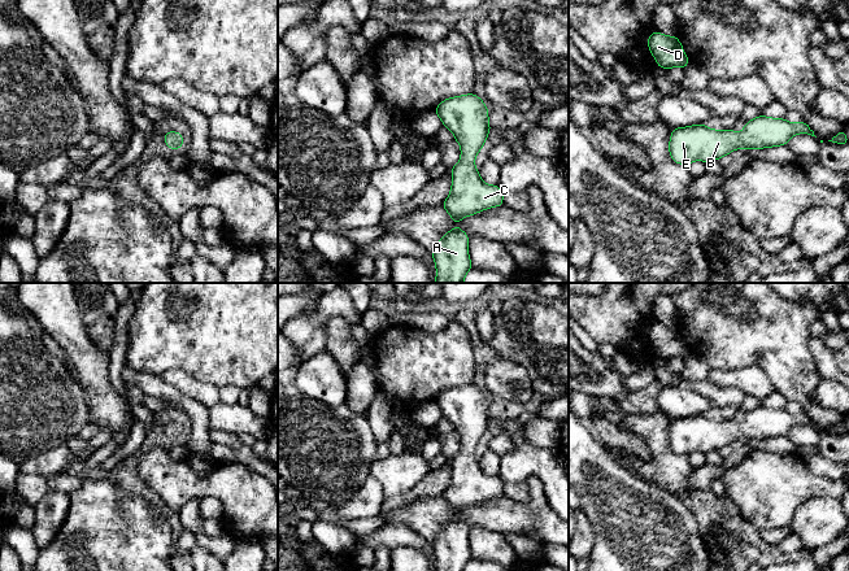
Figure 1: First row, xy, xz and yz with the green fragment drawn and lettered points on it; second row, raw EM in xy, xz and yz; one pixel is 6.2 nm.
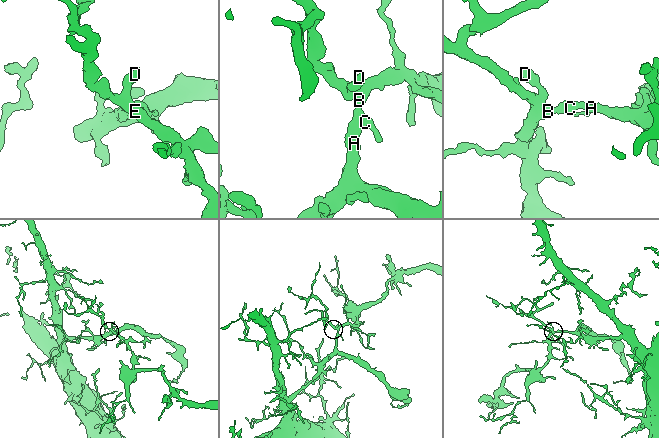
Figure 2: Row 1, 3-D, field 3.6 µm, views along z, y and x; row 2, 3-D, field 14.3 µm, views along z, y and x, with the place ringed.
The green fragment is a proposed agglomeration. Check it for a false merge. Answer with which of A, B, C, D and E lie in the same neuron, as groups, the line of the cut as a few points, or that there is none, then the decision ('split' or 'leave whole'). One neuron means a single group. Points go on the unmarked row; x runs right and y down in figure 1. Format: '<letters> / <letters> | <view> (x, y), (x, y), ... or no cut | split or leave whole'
A B C D E | no cut | leave whole

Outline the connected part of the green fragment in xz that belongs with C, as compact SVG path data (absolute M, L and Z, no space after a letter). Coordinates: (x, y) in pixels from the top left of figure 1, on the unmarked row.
M471 383L443 391L434 402L461 437L460 453L450 459L450 484L441 498L454 514L458 514L465 507L502 497L502 480L498 475L484 474L474 457L476 445L491 422L489 404L484 392Z

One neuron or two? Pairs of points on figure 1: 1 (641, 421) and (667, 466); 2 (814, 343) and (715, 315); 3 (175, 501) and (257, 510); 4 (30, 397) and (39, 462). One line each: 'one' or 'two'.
1: one
2: two
3: one
4: two

